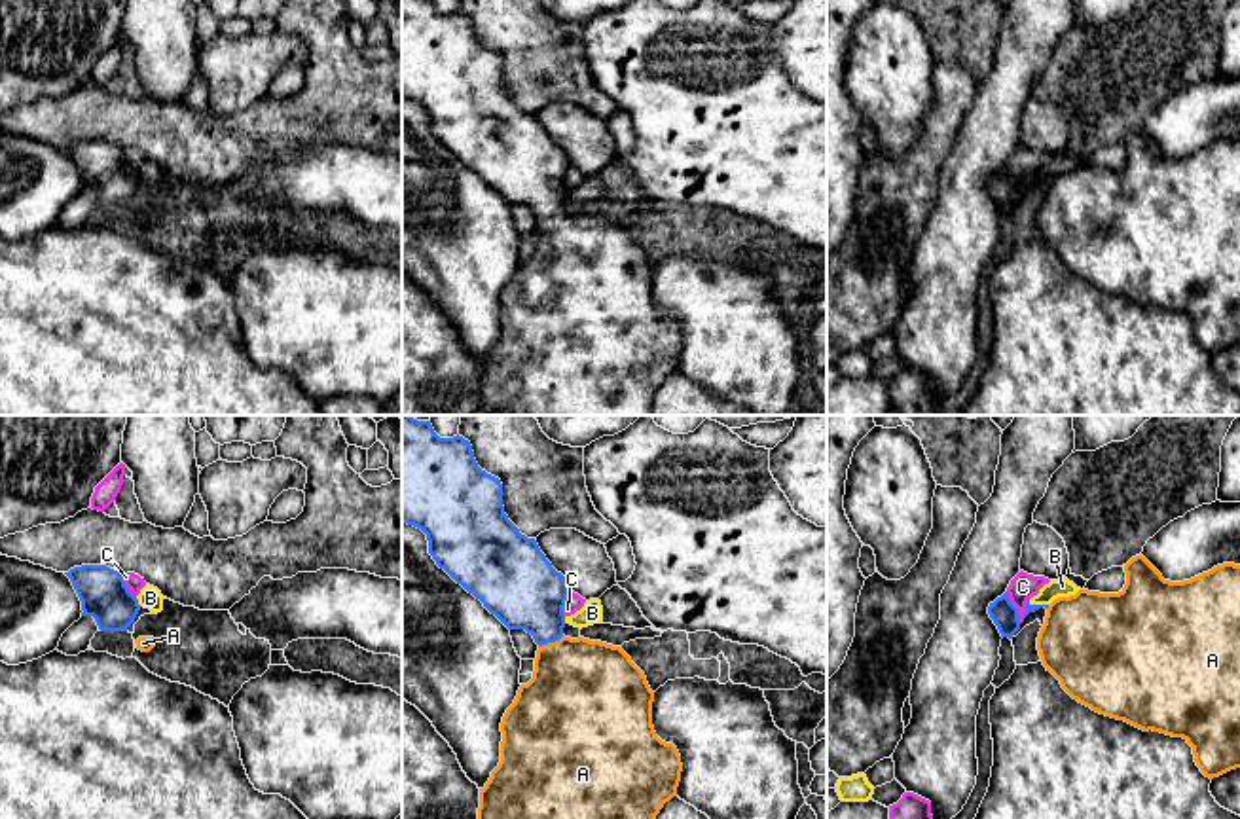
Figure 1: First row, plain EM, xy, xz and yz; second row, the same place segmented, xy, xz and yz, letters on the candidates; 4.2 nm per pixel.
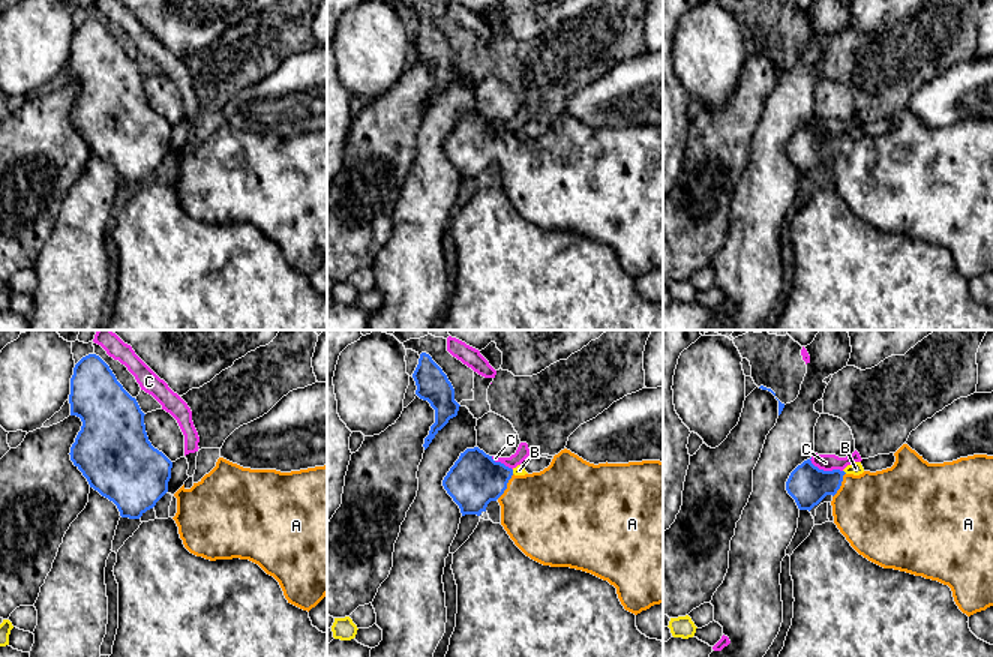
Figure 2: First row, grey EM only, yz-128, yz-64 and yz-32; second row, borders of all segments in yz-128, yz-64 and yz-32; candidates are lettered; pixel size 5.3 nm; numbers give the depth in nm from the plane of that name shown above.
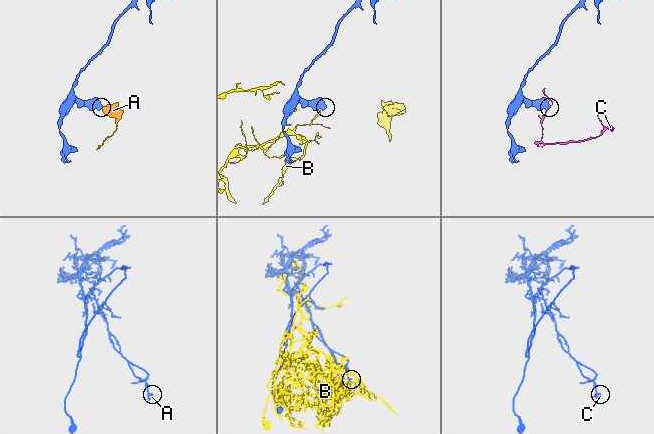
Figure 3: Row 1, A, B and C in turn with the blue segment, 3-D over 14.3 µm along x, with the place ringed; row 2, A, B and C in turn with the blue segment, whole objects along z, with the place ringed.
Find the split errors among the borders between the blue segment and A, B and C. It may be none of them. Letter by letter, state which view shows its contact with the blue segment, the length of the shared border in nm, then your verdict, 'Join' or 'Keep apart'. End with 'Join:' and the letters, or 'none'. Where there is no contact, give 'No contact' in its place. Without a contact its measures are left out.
A: Touches blue in xz. Shared border 120 nm. Join
B: Touches blue in xy. Shared border 50 nm. Keep apart
C: Touches blue in yz. Shared border 150 nm. Keep apart
Join: A

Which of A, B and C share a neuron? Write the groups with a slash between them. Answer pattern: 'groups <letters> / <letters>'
groups A / B / C

